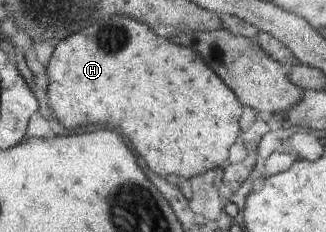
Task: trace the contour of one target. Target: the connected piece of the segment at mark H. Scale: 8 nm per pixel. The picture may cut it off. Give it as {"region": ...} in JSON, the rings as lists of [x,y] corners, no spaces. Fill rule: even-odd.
{"region":[[[129,16],[96,20],[86,30],[66,38],[56,46],[46,71],[50,77],[50,106],[64,128],[72,130],[88,124],[122,128],[134,142],[138,154],[161,176],[191,179],[225,167],[229,164],[231,148],[243,133],[241,118],[245,106],[226,81],[216,76],[196,52],[190,54],[190,48],[158,36],[150,25]]]}

